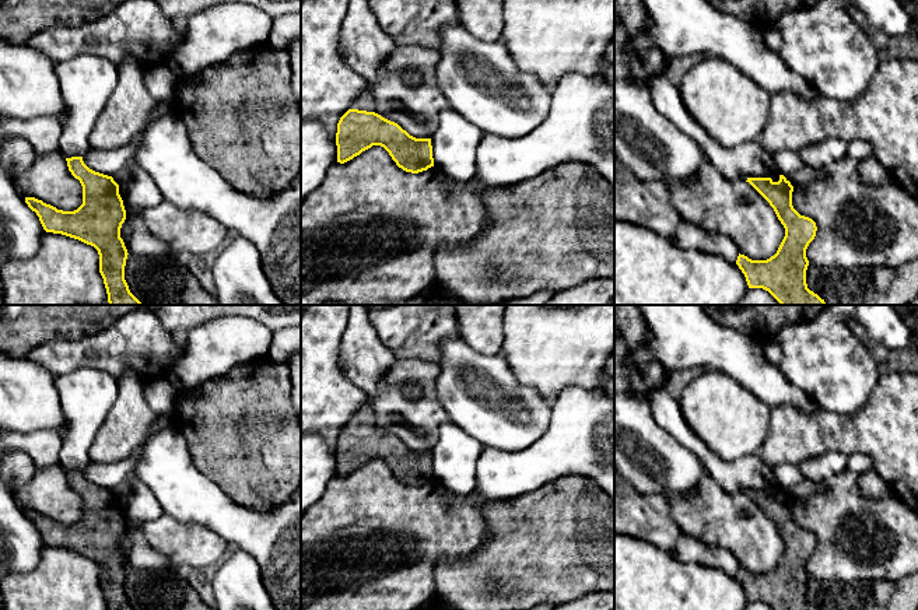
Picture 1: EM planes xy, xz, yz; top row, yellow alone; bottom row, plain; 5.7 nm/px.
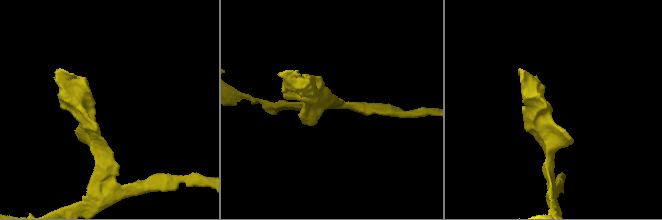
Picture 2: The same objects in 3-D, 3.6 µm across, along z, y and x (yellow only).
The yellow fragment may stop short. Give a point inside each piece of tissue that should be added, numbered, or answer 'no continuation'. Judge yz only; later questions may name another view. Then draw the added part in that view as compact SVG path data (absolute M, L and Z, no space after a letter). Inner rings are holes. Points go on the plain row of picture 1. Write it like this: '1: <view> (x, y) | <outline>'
no continuation

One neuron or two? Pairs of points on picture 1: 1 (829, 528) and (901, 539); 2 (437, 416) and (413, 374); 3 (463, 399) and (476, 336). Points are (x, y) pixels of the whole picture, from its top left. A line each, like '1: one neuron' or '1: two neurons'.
1: one neuron
2: one neuron
3: two neurons

